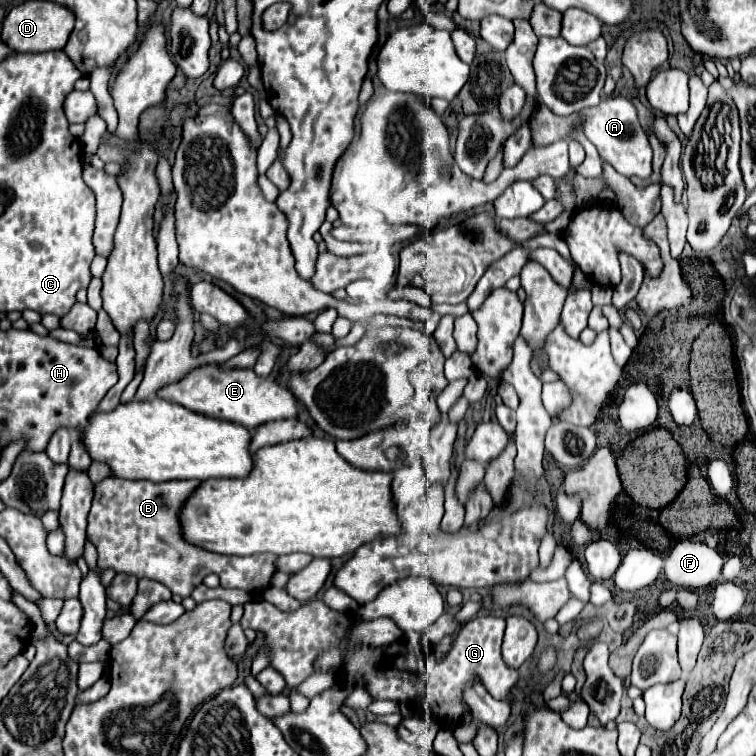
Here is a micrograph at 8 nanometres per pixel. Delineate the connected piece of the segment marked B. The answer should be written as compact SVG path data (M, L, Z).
M105 477L95 483L93 507L89 511L87 539L99 553L99 569L113 569L115 573L135 575L137 579L155 579L181 597L189 597L191 591L209 575L215 573L223 587L245 589L259 593L269 587L271 575L275 573L275 555L251 555L251 557L229 557L203 551L189 545L181 537L179 509L185 497L199 485L199 481L127 481L119 477Z

